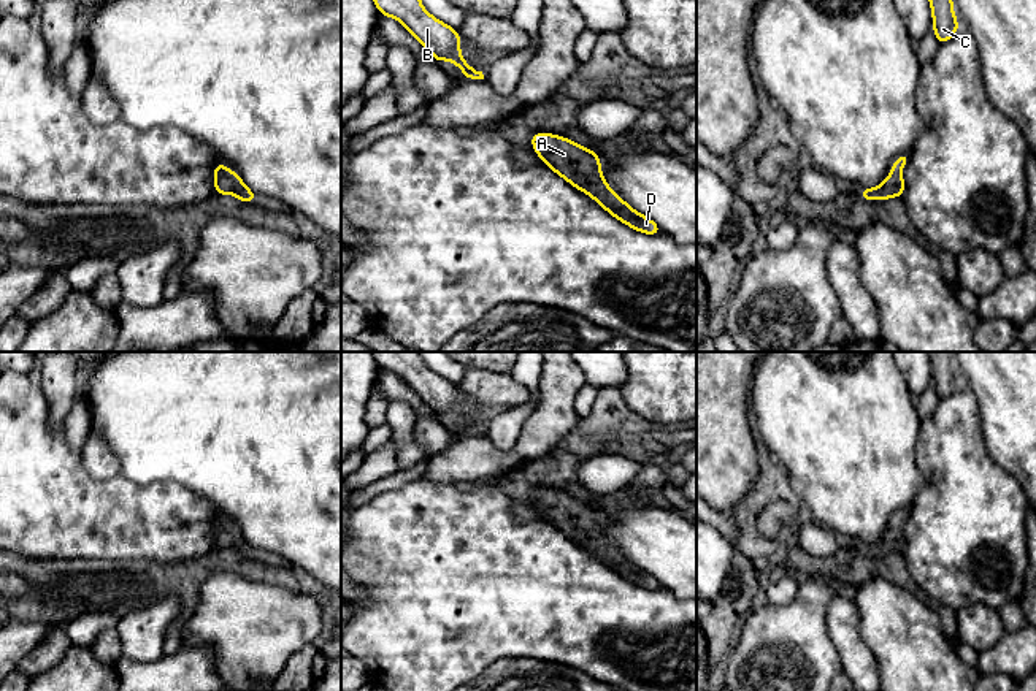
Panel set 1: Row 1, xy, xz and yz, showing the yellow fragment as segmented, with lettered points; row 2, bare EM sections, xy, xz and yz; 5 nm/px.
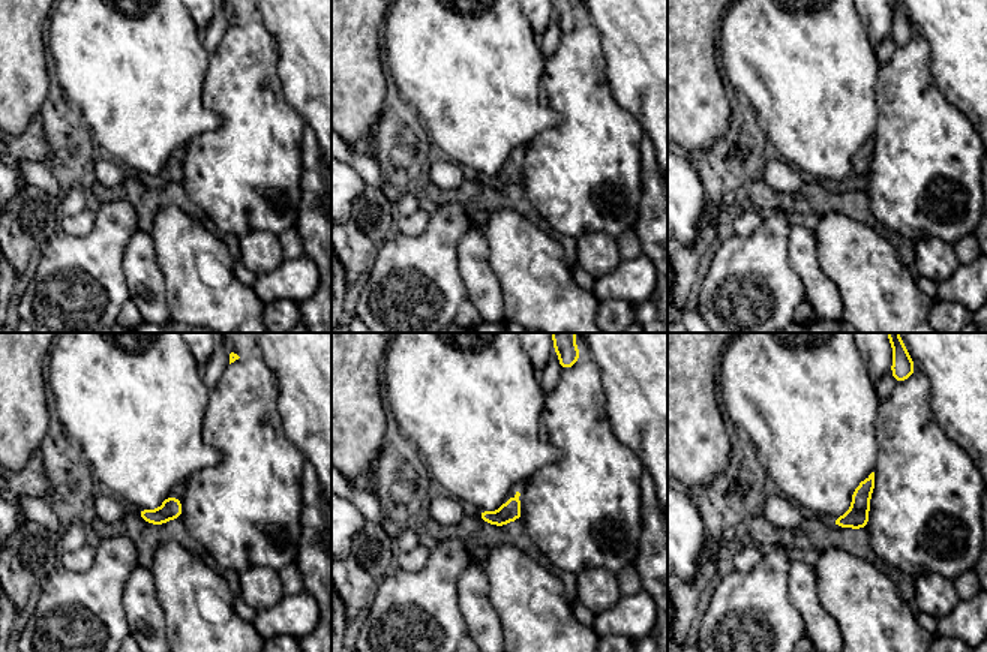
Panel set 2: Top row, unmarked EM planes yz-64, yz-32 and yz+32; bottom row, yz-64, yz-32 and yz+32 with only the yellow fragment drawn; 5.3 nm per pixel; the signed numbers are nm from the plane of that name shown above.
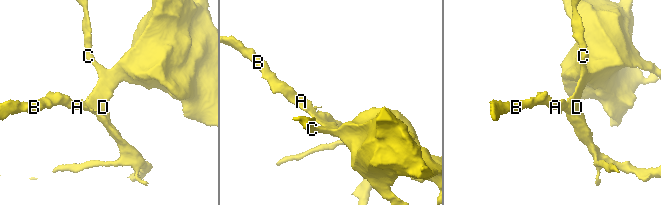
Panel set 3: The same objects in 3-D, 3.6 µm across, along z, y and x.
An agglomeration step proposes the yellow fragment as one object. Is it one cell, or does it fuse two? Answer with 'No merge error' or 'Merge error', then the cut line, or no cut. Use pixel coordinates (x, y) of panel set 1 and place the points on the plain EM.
No merge error. No split

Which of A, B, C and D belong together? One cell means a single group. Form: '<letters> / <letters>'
A B C D

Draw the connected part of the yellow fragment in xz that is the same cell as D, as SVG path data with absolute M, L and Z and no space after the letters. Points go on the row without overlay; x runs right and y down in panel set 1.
M533 488L531 499L535 509L539 510L551 525L576 544L590 550L617 575L646 590L662 588L655 577L630 563L611 545L601 531L601 520L597 507L551 488Z

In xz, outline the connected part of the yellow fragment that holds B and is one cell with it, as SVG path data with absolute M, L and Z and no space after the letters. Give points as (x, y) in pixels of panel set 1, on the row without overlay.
M371 352L371 355L381 369L398 374L436 417L452 415L465 428L463 434L484 434L482 426L463 415L457 385L428 369L419 352Z

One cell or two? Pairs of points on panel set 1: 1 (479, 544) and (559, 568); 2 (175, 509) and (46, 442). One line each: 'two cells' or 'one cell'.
1: one cell
2: one cell

